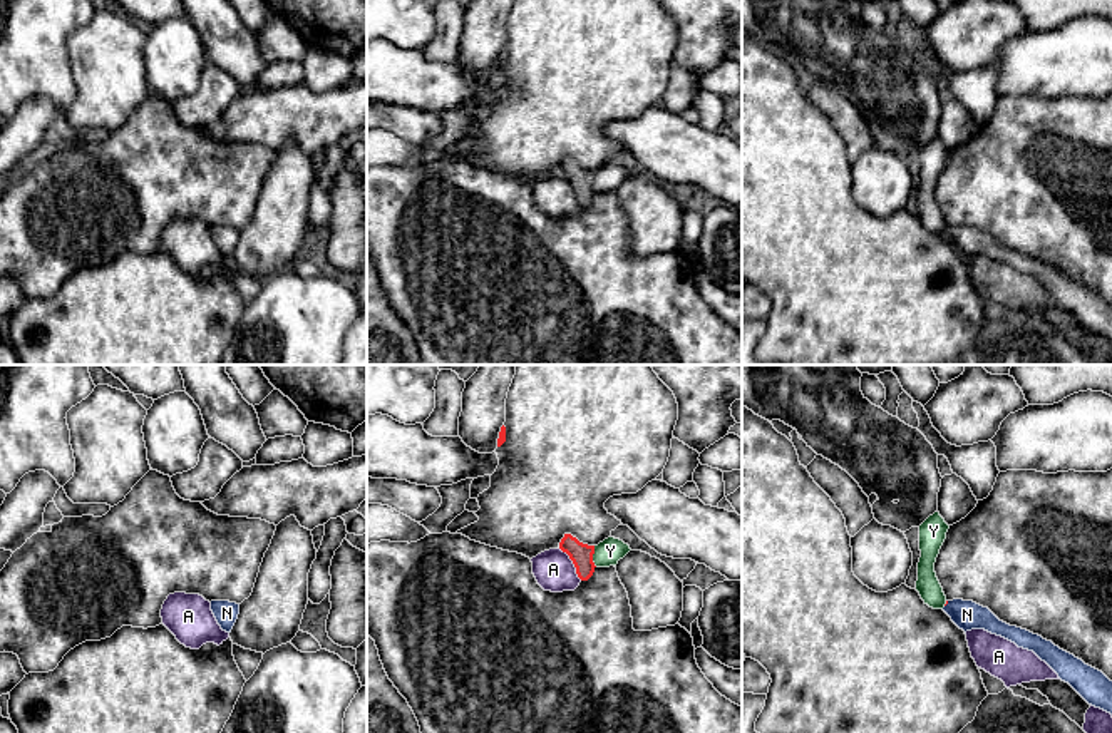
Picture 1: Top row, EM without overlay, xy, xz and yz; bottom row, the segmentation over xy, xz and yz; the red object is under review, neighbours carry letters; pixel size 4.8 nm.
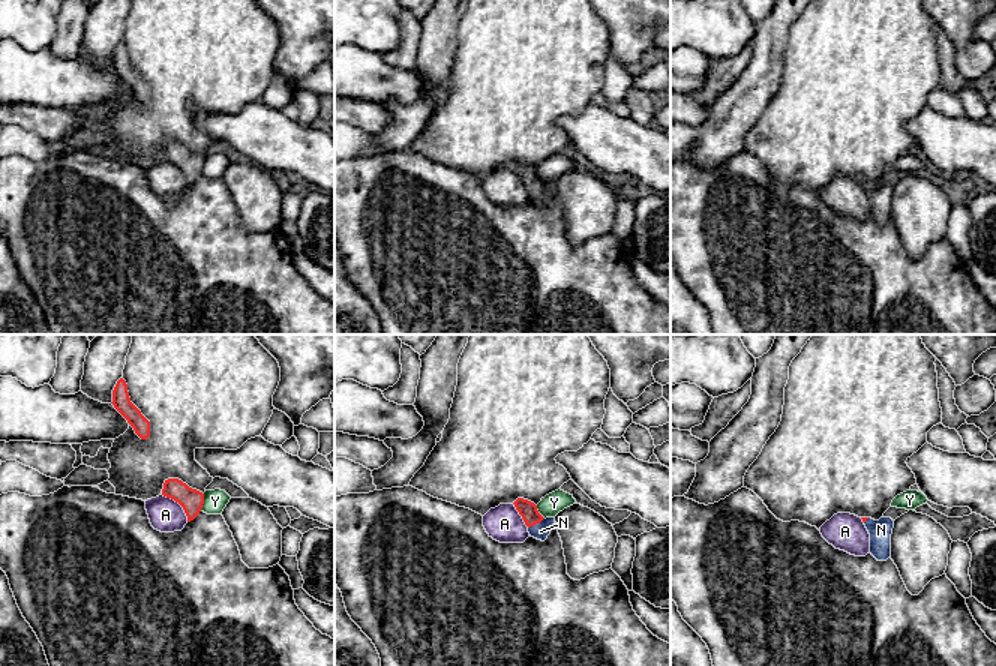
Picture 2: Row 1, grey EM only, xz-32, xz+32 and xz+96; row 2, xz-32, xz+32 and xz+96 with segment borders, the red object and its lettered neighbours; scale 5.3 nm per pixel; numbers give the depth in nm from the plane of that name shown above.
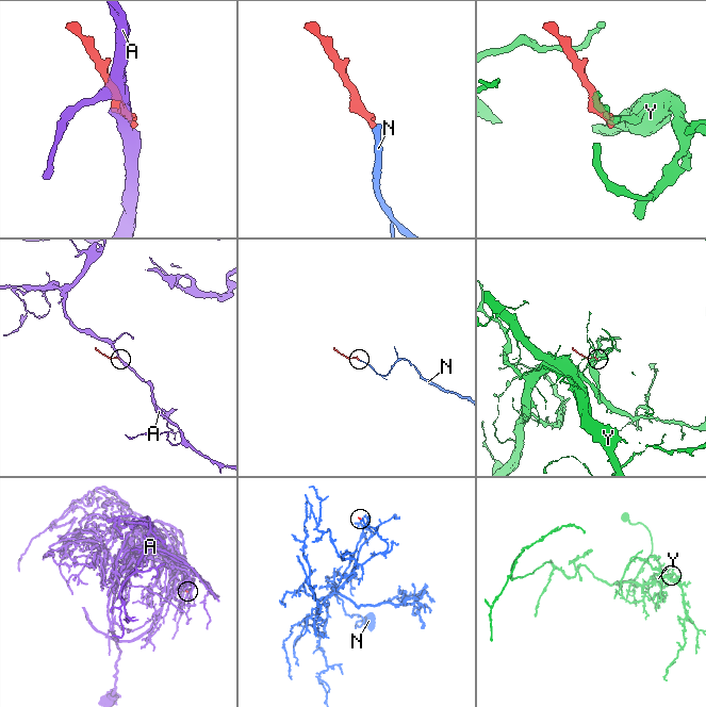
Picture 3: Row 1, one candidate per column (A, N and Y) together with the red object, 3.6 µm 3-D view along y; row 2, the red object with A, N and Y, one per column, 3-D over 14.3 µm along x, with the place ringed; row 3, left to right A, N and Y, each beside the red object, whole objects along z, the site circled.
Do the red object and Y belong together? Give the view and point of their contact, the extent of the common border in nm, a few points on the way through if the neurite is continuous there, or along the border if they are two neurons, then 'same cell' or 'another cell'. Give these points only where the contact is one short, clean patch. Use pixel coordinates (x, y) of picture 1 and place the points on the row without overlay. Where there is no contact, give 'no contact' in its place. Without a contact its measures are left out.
xz (592, 181) | 110 nm | along xz (593, 171), (593, 188), (597, 191) | another cell

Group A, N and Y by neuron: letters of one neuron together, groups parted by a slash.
A / N / Y

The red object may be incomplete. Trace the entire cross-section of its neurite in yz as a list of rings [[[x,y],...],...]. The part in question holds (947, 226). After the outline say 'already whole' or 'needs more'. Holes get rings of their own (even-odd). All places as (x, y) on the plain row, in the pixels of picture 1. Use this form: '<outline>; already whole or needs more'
[[[946,226],[943,236],[965,258],[971,254],[985,254],[1015,268],[1018,273],[1033,276],[1089,330],[1112,340],[1112,306],[1102,296],[1085,290],[1082,284],[1038,259],[1000,246],[988,233],[973,226]]]; needs more

